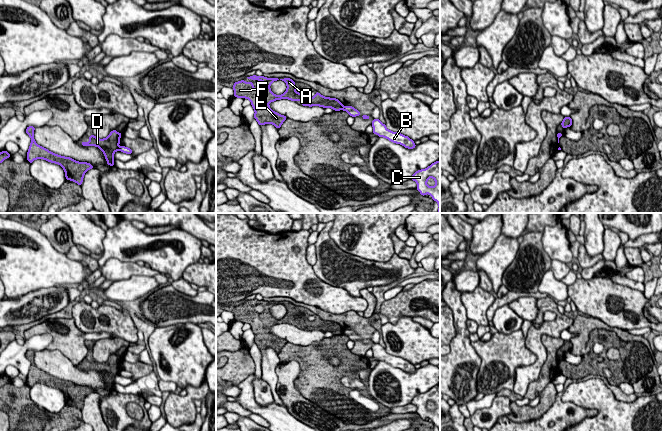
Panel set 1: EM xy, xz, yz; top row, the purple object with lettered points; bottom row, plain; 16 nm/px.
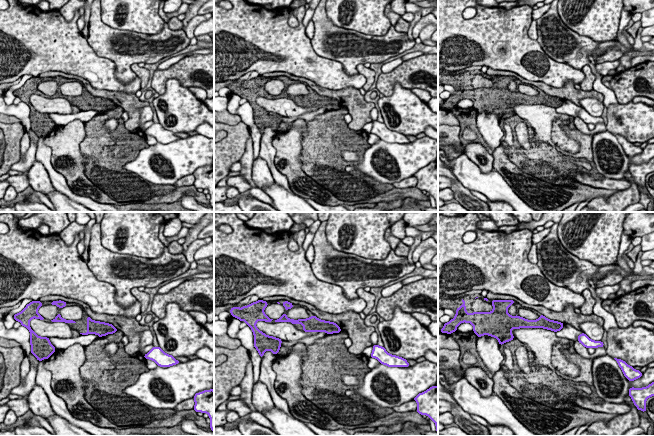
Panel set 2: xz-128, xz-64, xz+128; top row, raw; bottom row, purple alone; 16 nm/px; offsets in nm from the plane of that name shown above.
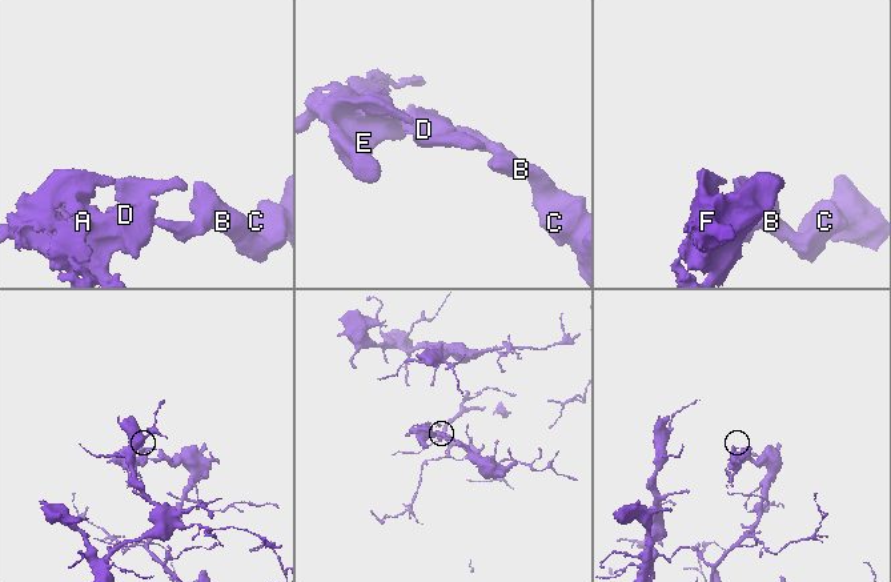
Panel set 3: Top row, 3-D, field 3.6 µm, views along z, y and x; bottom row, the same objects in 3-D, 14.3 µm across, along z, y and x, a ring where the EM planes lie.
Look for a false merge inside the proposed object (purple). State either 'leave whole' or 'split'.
split

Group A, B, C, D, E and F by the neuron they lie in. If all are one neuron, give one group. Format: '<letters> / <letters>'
A D E F / B C

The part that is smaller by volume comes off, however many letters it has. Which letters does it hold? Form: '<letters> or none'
A, D, E, F

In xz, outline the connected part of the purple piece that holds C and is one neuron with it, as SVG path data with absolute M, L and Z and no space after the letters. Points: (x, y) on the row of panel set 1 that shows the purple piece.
M440 161L432 163L425 169L416 171L411 180L417 183L416 189L422 196L429 194L438 203L440 213Z

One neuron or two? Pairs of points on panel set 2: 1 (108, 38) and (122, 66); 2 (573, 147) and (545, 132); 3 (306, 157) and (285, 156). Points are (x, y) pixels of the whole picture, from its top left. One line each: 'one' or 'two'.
1: one
2: two
3: two

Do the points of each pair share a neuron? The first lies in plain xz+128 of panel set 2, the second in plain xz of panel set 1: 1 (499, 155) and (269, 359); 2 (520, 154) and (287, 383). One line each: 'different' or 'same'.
1: different
2: different

